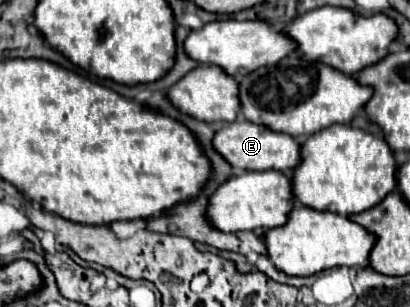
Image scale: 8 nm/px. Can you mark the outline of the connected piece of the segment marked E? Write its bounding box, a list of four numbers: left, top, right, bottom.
[213,118,299,172]

